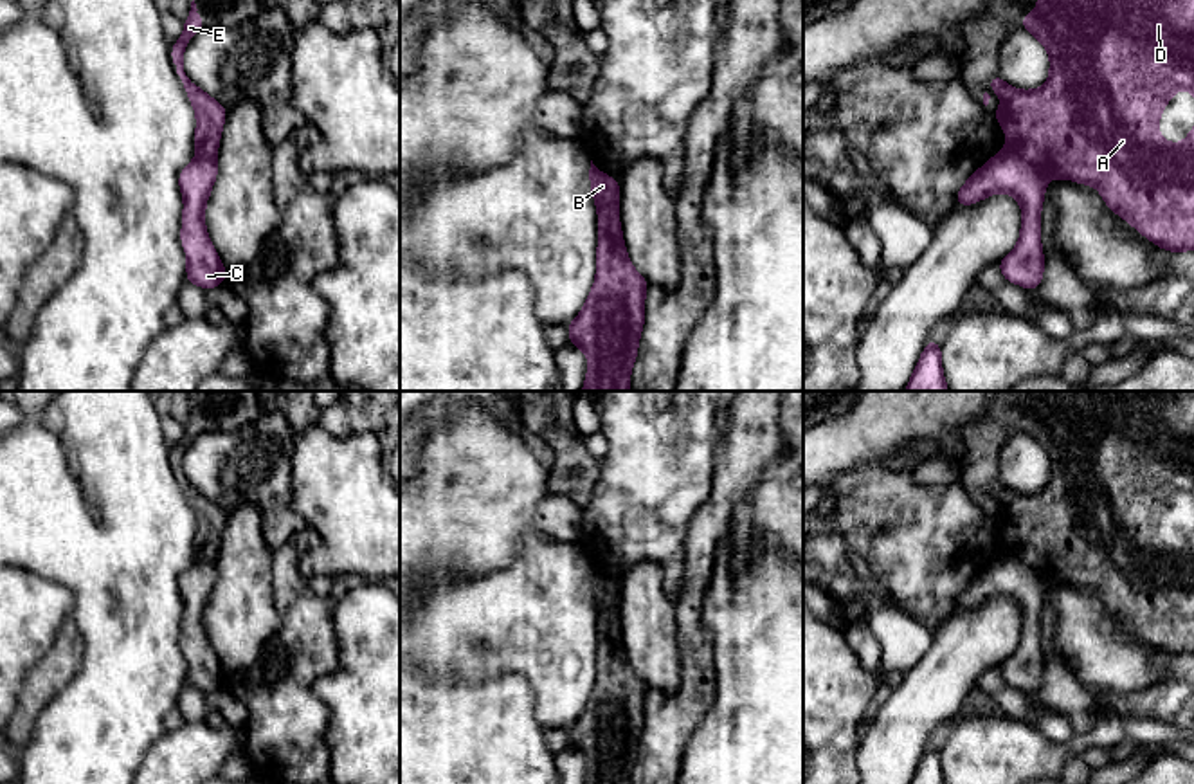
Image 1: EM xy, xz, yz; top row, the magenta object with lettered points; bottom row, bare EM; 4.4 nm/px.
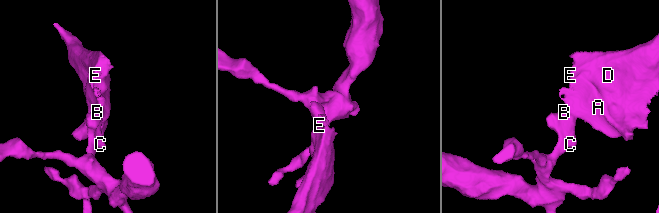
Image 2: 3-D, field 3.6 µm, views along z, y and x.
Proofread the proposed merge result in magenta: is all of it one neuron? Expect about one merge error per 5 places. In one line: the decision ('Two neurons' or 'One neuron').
Two neurons

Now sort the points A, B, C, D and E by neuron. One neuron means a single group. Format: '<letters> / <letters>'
A D E / B C

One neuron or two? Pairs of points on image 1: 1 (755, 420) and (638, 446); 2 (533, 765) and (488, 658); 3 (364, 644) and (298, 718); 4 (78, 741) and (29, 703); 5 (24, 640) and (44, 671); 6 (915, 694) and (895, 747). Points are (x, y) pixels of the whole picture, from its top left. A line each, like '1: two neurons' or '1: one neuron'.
1: two neurons
2: two neurons
3: two neurons
4: two neurons
5: two neurons
6: one neuron

